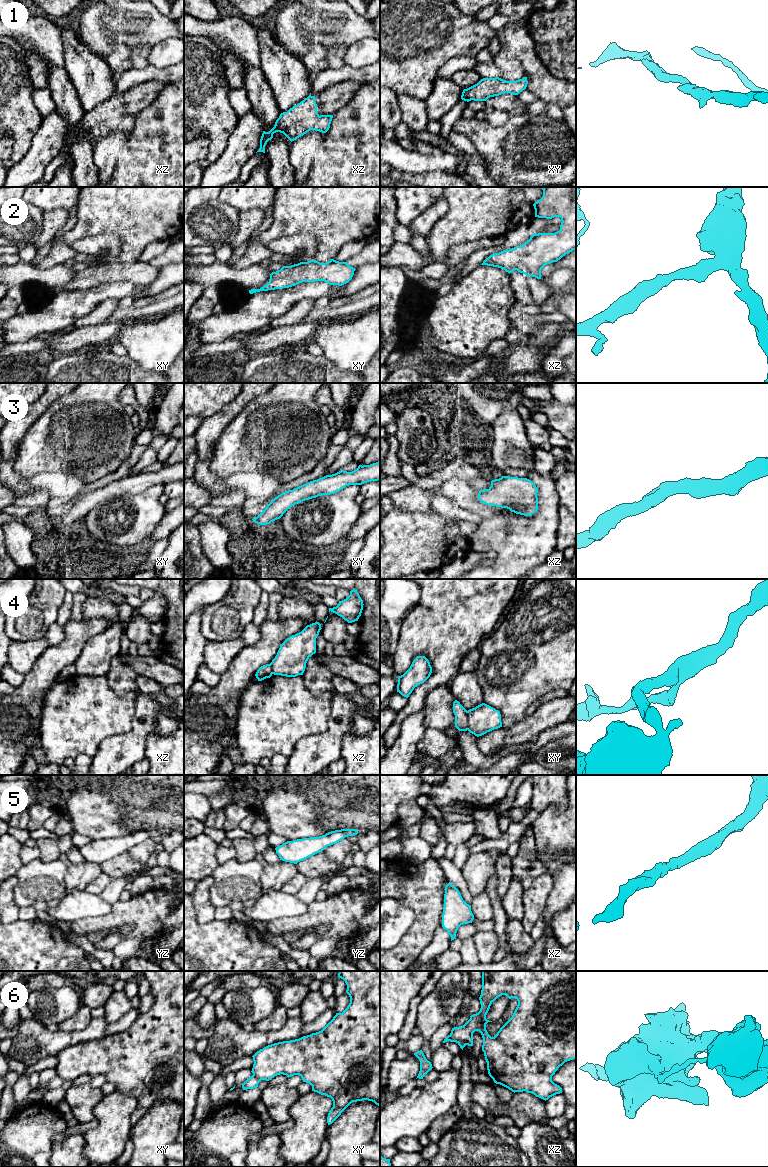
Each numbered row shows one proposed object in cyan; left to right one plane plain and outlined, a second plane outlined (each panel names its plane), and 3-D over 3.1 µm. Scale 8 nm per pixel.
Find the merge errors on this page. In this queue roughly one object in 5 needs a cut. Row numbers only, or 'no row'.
4, 6

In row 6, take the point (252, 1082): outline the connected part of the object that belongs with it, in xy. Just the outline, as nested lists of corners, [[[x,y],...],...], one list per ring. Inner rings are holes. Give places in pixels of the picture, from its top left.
[[[252,1075],[242,1084],[242,1088],[243,1090],[257,1088],[260,1081],[258,1077]]]

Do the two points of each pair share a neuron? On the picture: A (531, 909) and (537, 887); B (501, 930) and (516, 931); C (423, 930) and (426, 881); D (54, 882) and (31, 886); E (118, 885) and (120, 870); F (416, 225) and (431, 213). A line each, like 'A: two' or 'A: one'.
A: one
B: two
C: one
D: one
E: two
F: one

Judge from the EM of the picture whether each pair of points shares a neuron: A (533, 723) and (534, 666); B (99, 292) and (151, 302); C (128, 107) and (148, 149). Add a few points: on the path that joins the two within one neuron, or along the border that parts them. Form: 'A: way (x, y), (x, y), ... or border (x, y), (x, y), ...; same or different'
A: border (525, 716), (512, 725), (504, 727); different
B: border (151, 295), (126, 297), (120, 301); different
C: border (155, 99), (137, 115); different

